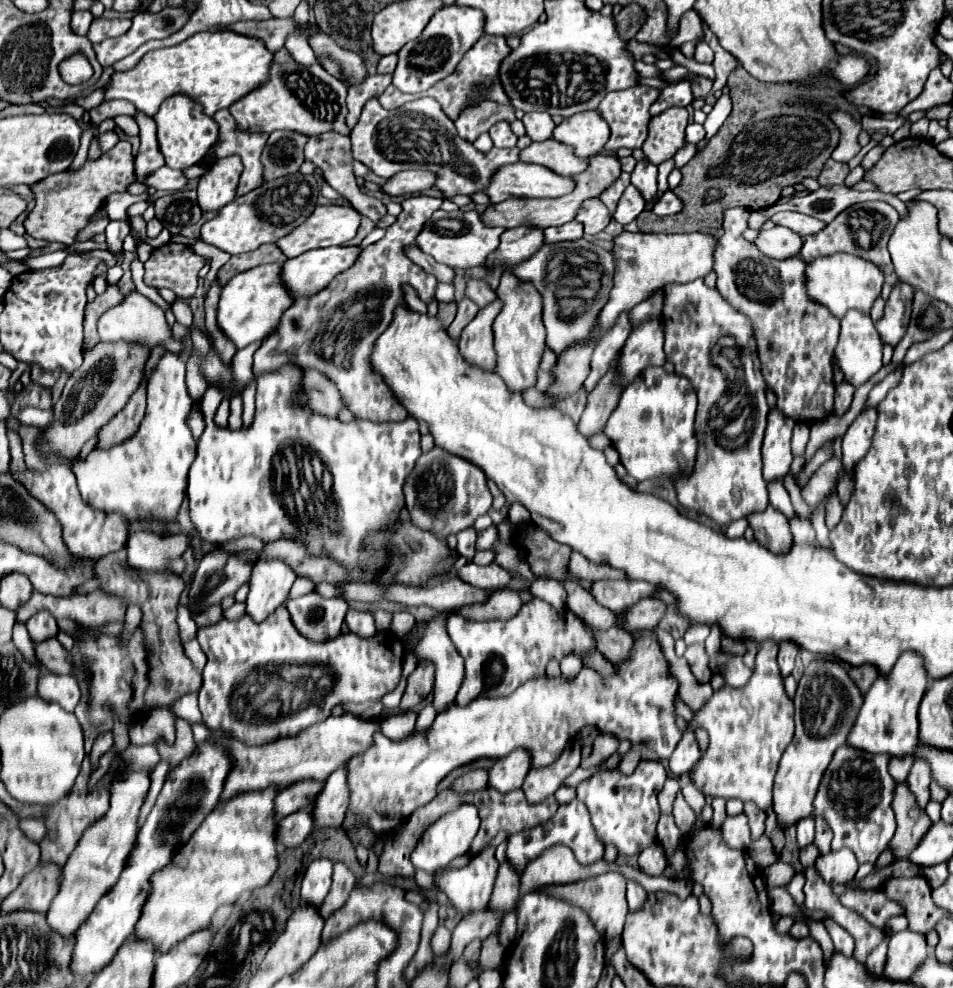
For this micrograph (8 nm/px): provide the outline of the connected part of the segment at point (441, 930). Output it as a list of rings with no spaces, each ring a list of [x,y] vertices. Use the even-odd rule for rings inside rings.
[[[439,925],[431,940],[432,951],[436,955],[445,953],[451,944],[452,932],[446,926]]]

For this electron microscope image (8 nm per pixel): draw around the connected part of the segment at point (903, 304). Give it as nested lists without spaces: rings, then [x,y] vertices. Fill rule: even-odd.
[[[898,282],[886,302],[884,318],[876,324],[880,336],[884,342],[896,346],[910,324],[910,312],[912,312],[912,300],[914,300],[914,288],[906,282]]]

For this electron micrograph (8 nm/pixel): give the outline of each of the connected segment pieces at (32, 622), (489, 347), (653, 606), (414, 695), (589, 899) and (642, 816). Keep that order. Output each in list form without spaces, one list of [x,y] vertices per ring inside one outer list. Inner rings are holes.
[[[36,612],[26,622],[26,628],[28,628],[28,634],[34,642],[42,642],[42,640],[58,634],[58,624],[50,612]]]
[[[500,300],[480,308],[476,318],[462,330],[460,336],[460,354],[468,364],[478,366],[486,372],[492,372],[496,366],[496,352],[492,344],[492,322],[498,316],[502,304]]]
[[[644,598],[624,612],[622,628],[628,632],[656,628],[656,624],[664,618],[664,614],[666,614],[666,604],[662,600]]]
[[[420,660],[416,670],[408,676],[408,686],[400,708],[408,710],[418,702],[422,702],[430,694],[432,686],[434,686],[434,664],[430,660]]]
[[[608,872],[608,874],[600,874],[596,878],[590,880],[580,880],[580,882],[572,882],[572,884],[550,884],[550,886],[540,886],[538,892],[544,892],[548,896],[554,896],[558,900],[570,902],[572,906],[582,908],[592,924],[596,926],[596,930],[610,938],[618,938],[622,936],[622,928],[628,916],[628,904],[626,904],[626,878],[620,872]]]
[[[642,760],[631,775],[611,769],[607,776],[594,774],[580,782],[578,800],[586,804],[592,816],[598,840],[604,846],[616,846],[620,856],[634,856],[652,846],[656,842],[656,824],[660,820],[657,796],[666,779],[667,772],[658,760]]]

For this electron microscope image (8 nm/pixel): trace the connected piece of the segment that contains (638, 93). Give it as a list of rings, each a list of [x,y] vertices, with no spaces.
[[[636,86],[636,88],[626,88],[626,90],[618,90],[618,92],[608,92],[606,98],[600,102],[600,114],[604,116],[604,120],[608,120],[610,128],[612,128],[612,136],[608,140],[608,146],[612,146],[610,150],[616,152],[618,148],[642,148],[642,142],[648,136],[648,122],[650,122],[650,106],[652,102],[658,98],[660,90],[650,88],[650,86]]]

